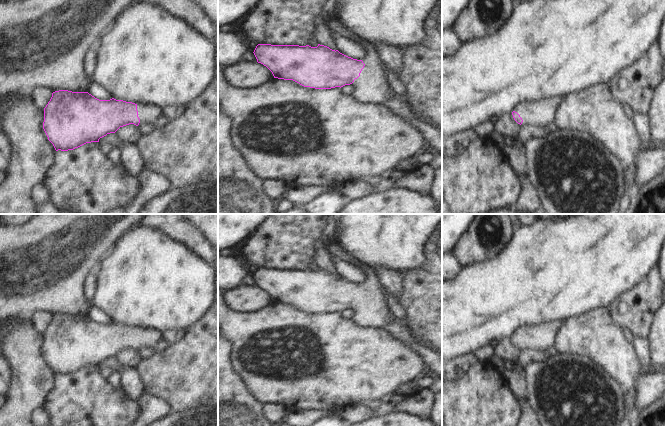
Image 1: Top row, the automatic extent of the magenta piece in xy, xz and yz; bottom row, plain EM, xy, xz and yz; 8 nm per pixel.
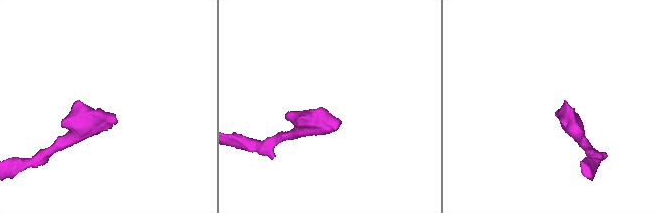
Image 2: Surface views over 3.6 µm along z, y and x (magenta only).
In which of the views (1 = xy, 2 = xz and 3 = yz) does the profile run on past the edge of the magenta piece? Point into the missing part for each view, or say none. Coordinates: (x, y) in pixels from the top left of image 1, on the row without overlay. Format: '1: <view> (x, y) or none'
1: xy (146, 337)
2: xz (370, 311)
3: yz (542, 337)

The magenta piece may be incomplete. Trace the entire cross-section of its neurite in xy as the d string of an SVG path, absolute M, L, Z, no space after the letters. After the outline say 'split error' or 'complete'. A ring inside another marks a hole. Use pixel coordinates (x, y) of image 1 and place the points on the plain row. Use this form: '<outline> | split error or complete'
M59 314L52 317L44 332L43 353L56 375L68 375L86 367L99 366L100 362L129 348L158 348L158 338L158 334L150 328L135 328L114 322L99 324L88 316Z | split error

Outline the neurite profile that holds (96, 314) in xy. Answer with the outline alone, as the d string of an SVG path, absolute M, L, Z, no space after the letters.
M94 304L90 308L87 316L99 324L110 324L113 322L105 312L97 308Z

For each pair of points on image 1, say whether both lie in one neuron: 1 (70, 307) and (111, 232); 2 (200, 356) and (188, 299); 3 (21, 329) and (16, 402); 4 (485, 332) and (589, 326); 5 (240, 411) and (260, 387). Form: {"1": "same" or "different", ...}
{"1": "same", "2": "different", "3": "same", "4": "different", "5": "different"}

